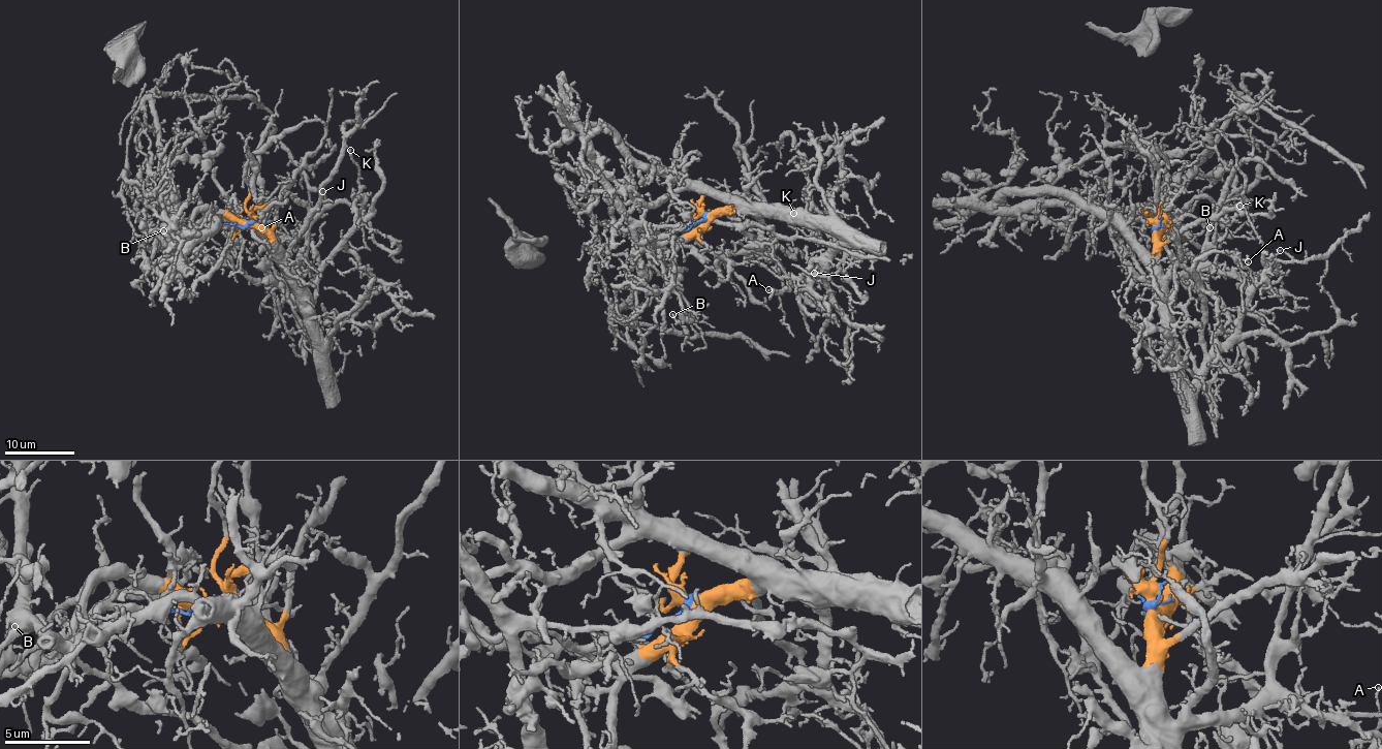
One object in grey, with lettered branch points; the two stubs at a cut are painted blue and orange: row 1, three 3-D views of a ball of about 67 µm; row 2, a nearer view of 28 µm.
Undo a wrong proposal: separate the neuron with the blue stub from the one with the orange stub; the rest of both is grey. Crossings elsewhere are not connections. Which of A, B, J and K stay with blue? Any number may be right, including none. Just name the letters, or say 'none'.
none

